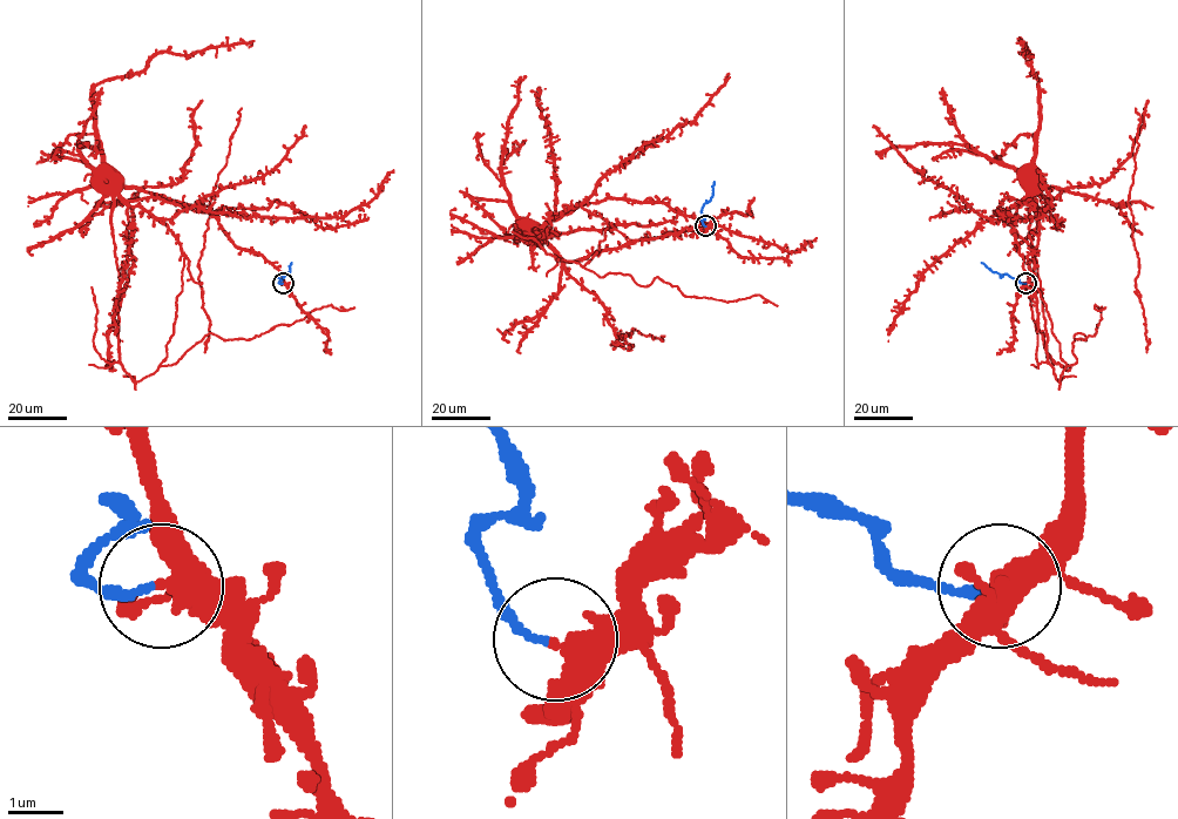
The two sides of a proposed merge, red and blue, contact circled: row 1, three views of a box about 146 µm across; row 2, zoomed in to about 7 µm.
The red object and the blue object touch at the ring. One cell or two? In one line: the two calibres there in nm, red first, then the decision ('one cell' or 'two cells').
320/140 nm | two cells

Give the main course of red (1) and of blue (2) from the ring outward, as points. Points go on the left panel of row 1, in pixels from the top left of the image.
1: (283, 283), (281, 271), (262, 256), (239, 249), (210, 212), (136, 188), (121, 188), (108, 177)
2: (283, 283), (278, 276), (290, 271), (291, 262)

